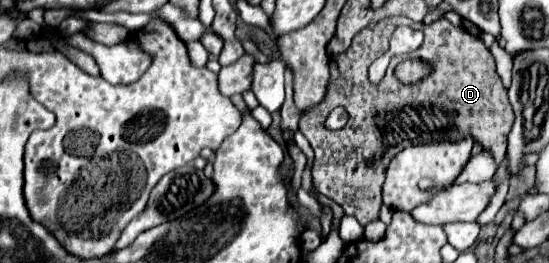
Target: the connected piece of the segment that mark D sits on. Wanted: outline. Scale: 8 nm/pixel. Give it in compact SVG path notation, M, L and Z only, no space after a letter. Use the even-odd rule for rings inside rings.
M388 17L370 25L354 37L348 51L330 57L330 81L324 99L300 113L298 127L316 153L312 183L318 193L332 197L338 205L342 205L346 215L356 217L360 225L368 225L380 215L386 167L392 157L404 149L404 141L424 145L444 141L452 143L472 137L488 149L492 157L496 157L496 165L502 165L506 157L506 135L514 123L514 113L506 93L508 91L496 73L494 57L482 39L456 29L446 19L422 25L410 21L408 17ZM406 23L410 23L412 29L424 31L424 43L410 55L394 55L382 83L372 85L368 81L370 63L388 51L392 33L398 25ZM406 57L430 57L434 73L418 85L402 85L394 77L394 67ZM338 105L348 111L350 119L340 131L330 131L324 127L324 121Z

